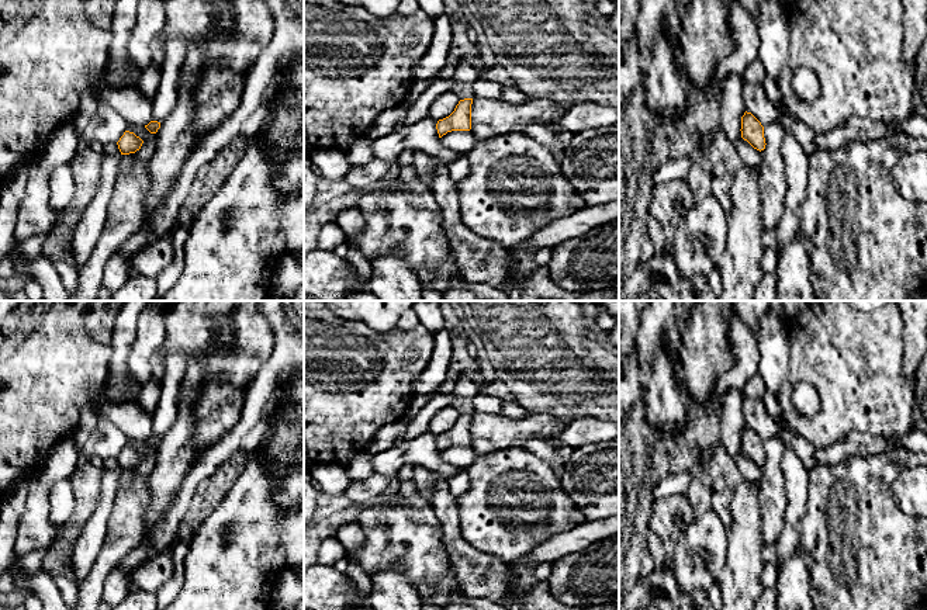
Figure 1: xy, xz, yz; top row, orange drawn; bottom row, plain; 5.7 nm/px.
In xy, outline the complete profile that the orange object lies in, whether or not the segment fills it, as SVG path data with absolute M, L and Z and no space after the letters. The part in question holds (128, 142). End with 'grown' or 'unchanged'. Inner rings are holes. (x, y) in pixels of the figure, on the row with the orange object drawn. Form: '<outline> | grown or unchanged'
M125 131L124 135L117 142L121 155L135 153L141 149L143 141L134 132Z | unchanged

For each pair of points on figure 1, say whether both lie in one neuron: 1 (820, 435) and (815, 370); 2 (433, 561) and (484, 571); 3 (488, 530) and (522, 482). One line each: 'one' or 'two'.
1: one
2: two
3: one

